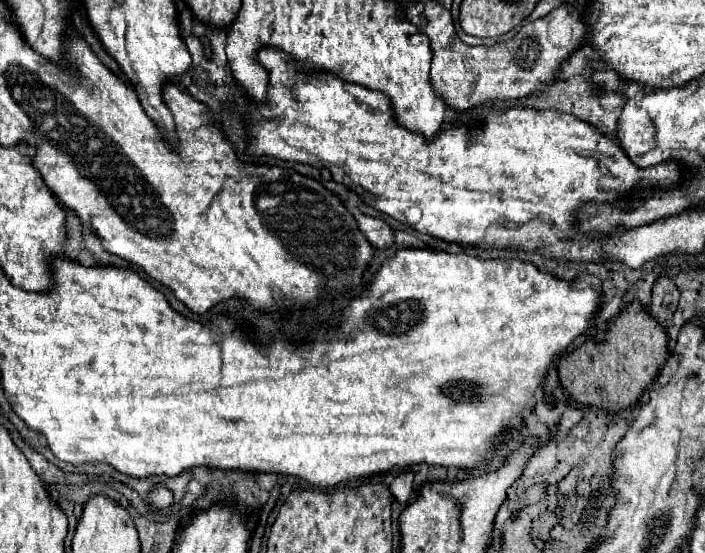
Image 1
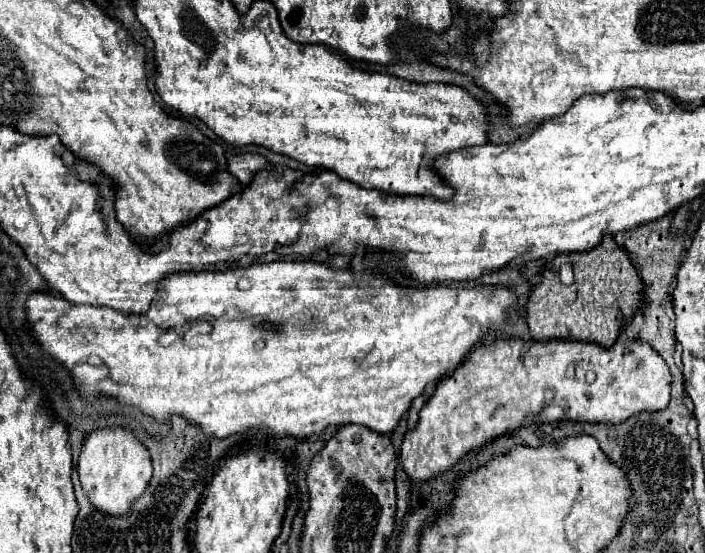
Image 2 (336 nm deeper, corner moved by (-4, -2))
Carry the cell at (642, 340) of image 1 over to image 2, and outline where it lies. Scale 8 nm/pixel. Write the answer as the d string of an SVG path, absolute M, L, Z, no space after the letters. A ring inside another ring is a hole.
M604 234L602 242L588 252L558 254L544 264L540 282L532 288L526 302L526 322L534 340L548 338L576 338L612 346L618 338L620 324L632 320L642 302L642 280L632 266L624 248L620 248L612 234ZM560 264L572 264L574 282L564 286L558 278Z

